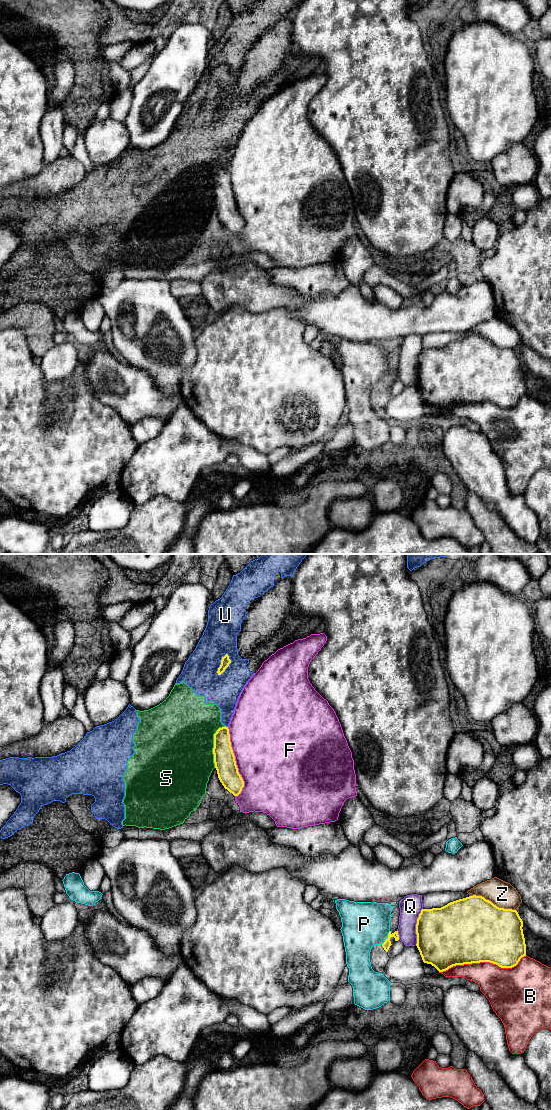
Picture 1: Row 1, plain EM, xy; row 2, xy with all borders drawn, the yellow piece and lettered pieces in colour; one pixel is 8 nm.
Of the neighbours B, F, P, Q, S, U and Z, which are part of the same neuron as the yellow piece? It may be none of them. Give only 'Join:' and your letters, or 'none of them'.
Join: none of them

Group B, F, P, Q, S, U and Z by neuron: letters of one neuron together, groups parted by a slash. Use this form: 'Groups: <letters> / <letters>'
Groups: B / F / P / Q / S U / Z

